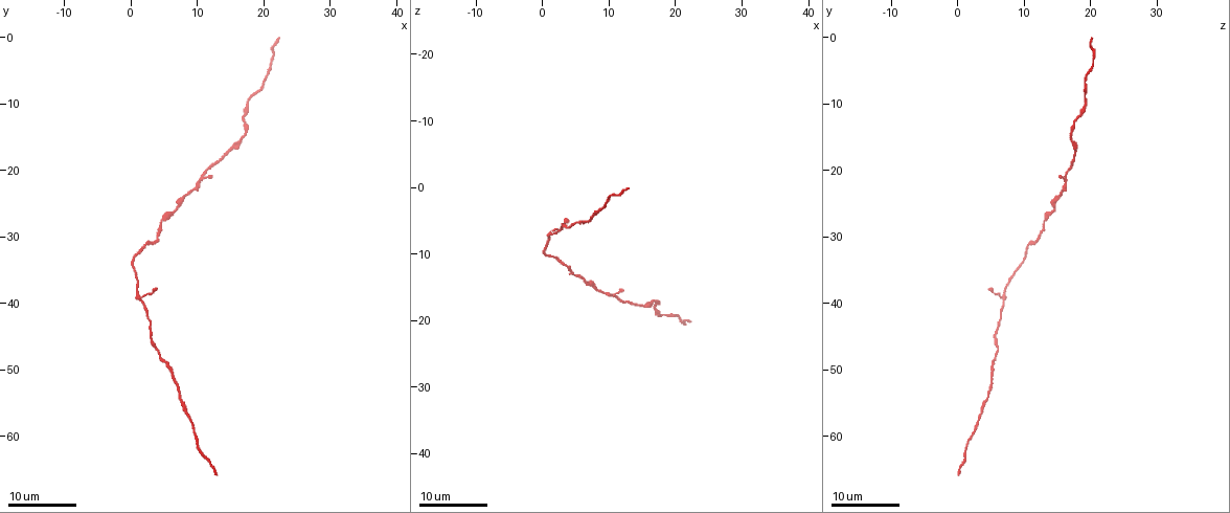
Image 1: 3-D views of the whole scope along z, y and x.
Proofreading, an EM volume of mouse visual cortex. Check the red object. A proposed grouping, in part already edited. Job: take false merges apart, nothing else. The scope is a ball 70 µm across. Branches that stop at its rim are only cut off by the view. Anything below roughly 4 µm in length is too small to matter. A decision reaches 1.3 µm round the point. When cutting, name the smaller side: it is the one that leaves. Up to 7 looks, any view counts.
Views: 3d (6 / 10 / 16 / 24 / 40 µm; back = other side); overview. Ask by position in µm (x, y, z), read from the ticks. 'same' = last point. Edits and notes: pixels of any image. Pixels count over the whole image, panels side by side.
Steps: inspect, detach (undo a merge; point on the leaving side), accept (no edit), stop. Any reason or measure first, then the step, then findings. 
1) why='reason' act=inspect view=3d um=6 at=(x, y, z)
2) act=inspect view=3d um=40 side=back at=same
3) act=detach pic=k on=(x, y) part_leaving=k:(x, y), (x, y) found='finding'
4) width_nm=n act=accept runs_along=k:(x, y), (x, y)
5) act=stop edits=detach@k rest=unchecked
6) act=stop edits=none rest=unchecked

why='calibre changes' act=inspect view=3d um=16 at=(6.5, 50.5, 5.5)

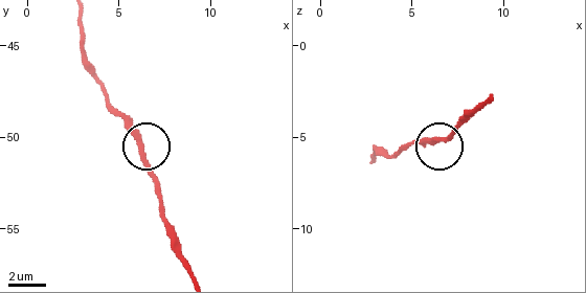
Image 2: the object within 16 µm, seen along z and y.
act=inspect view=3d um=6 at=(6.1, 50.5, 5.3)

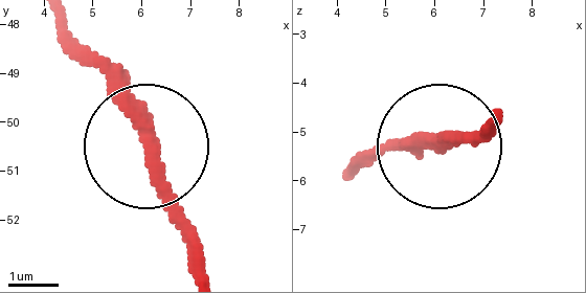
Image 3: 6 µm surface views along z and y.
width_nm=300 act=accept found='all the same cell'

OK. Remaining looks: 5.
why='thick turns thin' act=inspect view=3d um=16 at=(8.5, 56.5, 3.5)

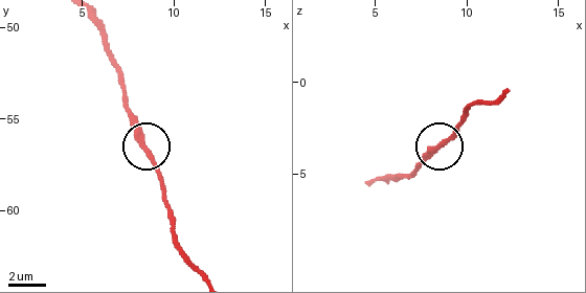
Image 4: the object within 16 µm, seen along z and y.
why='closer look' act=inspect view=3d um=6 at=(8.3, 56.4, 3.5)

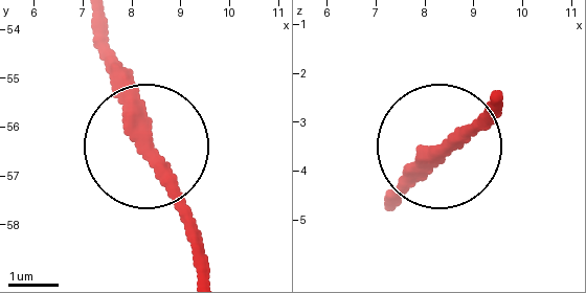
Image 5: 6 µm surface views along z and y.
act=accept runs_along=5:(91, 17), (136, 142), (199, 238) found='one cell here'

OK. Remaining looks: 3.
why='sudden change in width' act=inspect view=3d um=24 at=(3.5, 46.5, 6.0)

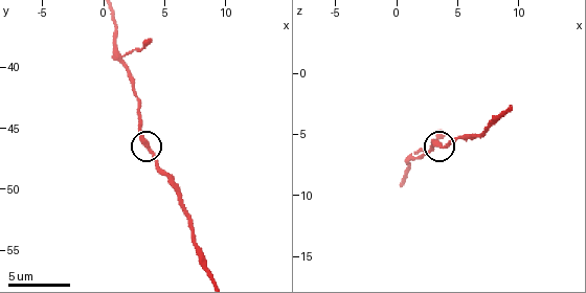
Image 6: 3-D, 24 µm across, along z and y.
act=inspect view=3d um=6 at=(3.8, 46.8, 6.2)

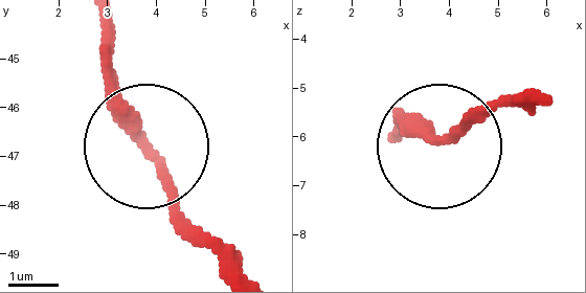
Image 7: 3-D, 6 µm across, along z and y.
act=accept runs_along=7:(107, 23), (115, 111), (206, 231) found='continuous, no second cell'

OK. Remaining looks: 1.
act=stop edits=none rest=unchecked

